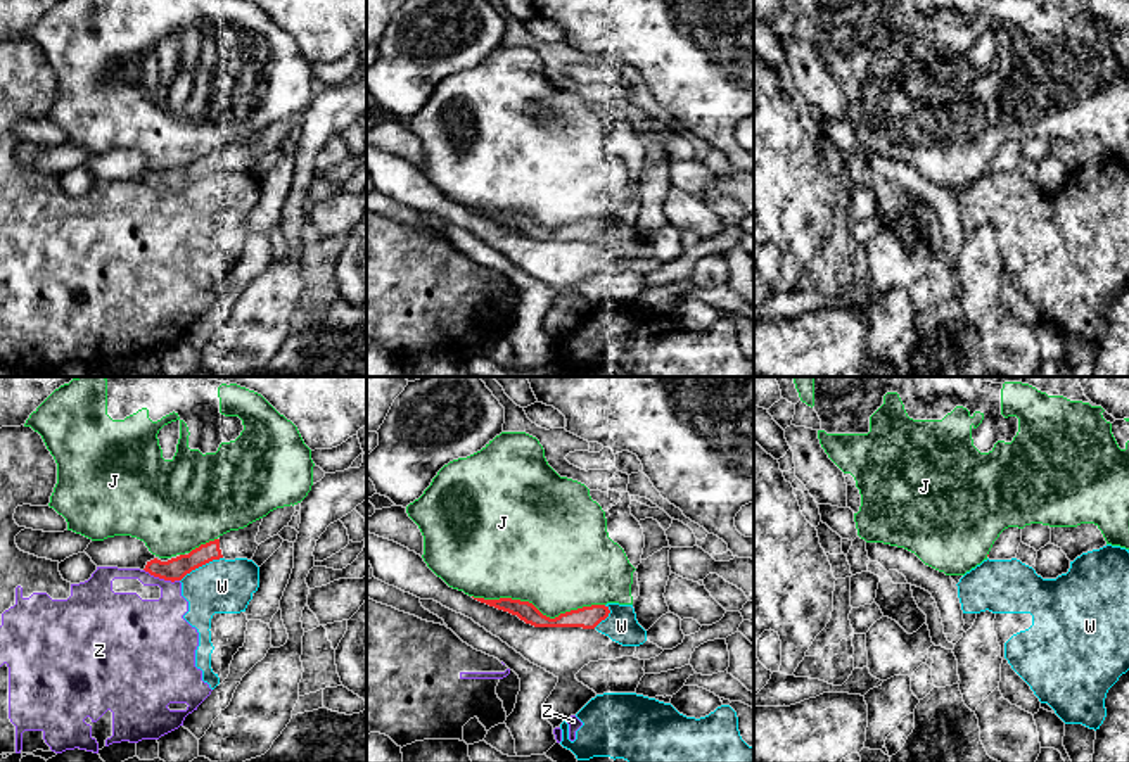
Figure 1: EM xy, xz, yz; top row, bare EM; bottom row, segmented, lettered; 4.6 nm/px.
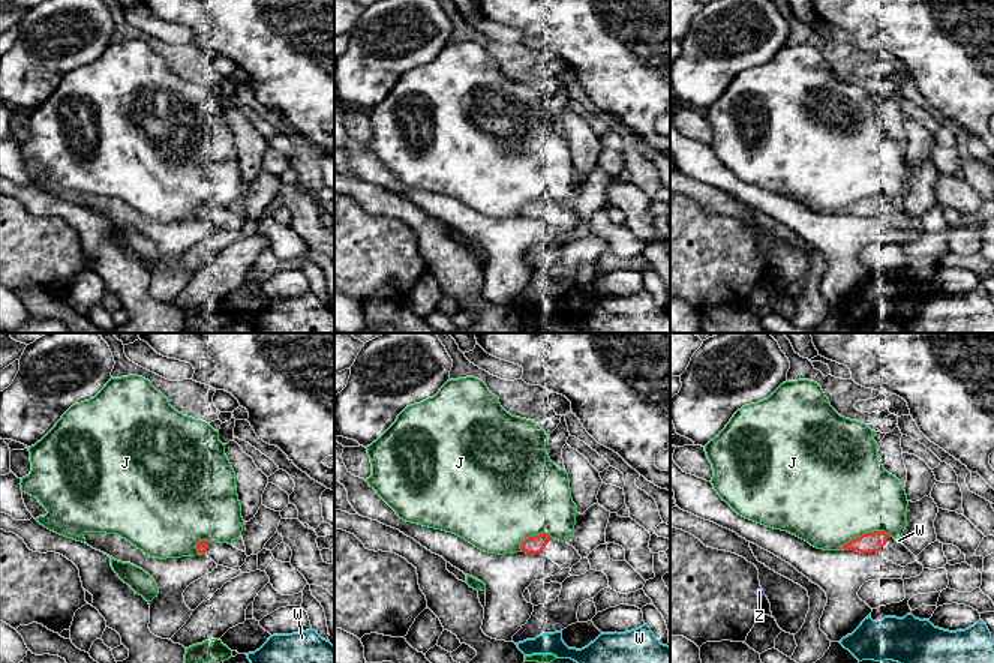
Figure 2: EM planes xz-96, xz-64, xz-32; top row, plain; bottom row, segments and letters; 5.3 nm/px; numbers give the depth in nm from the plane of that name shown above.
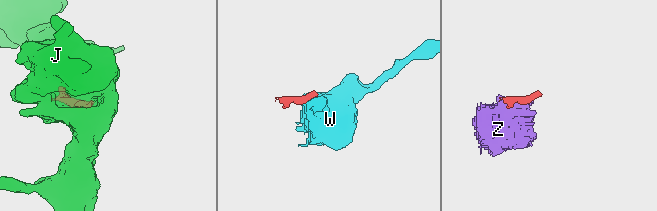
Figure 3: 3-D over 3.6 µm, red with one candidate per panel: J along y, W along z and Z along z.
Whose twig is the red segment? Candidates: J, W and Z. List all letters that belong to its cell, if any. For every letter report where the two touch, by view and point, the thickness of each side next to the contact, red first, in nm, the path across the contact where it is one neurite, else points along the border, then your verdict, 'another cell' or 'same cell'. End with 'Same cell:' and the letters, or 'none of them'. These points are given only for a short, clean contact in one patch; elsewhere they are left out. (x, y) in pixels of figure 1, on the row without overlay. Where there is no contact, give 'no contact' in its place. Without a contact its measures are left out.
J: xz (536, 222) | 110/480 nm | another cell
W: xy (201, 178) | 110/260 nm | another cell
Z: xy (161, 190) | 110/280 nm | along xy (144, 182), (154, 189), (178, 194) | another cell
Same cell: none of them

